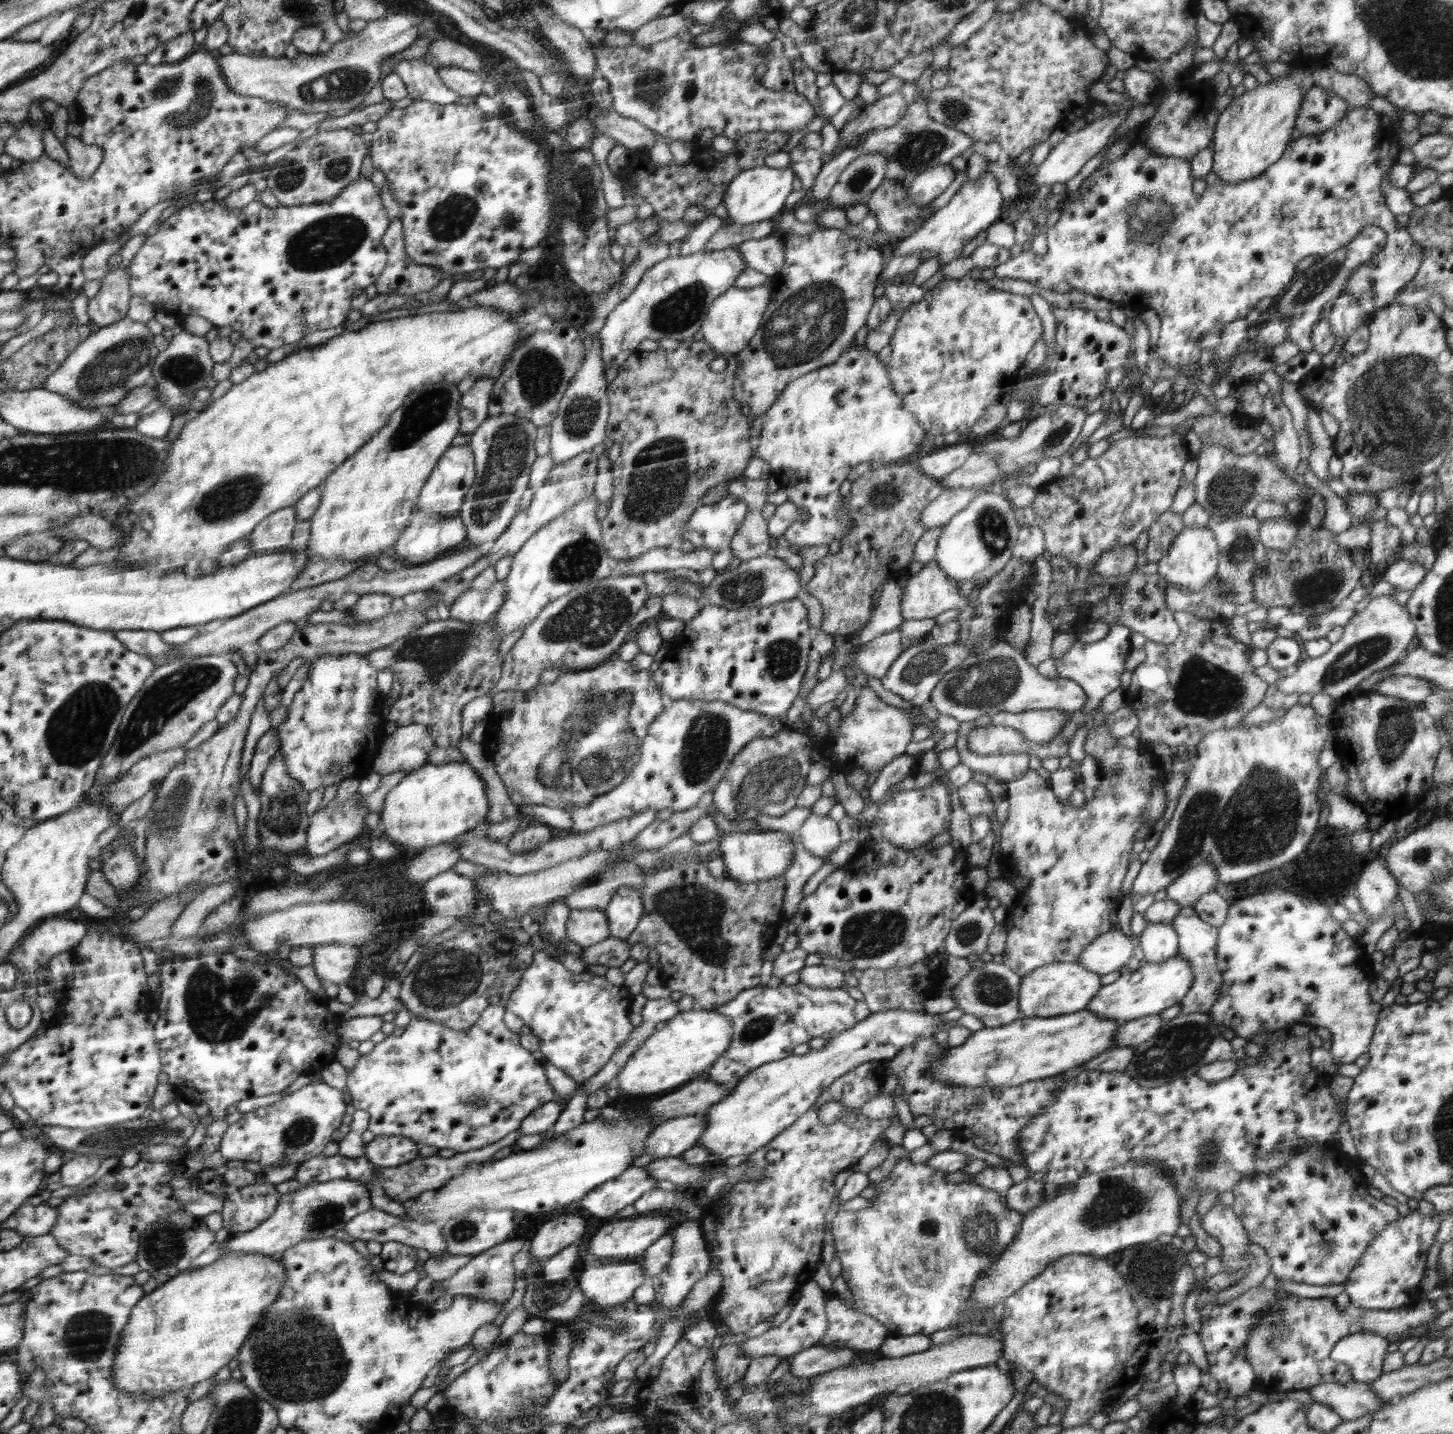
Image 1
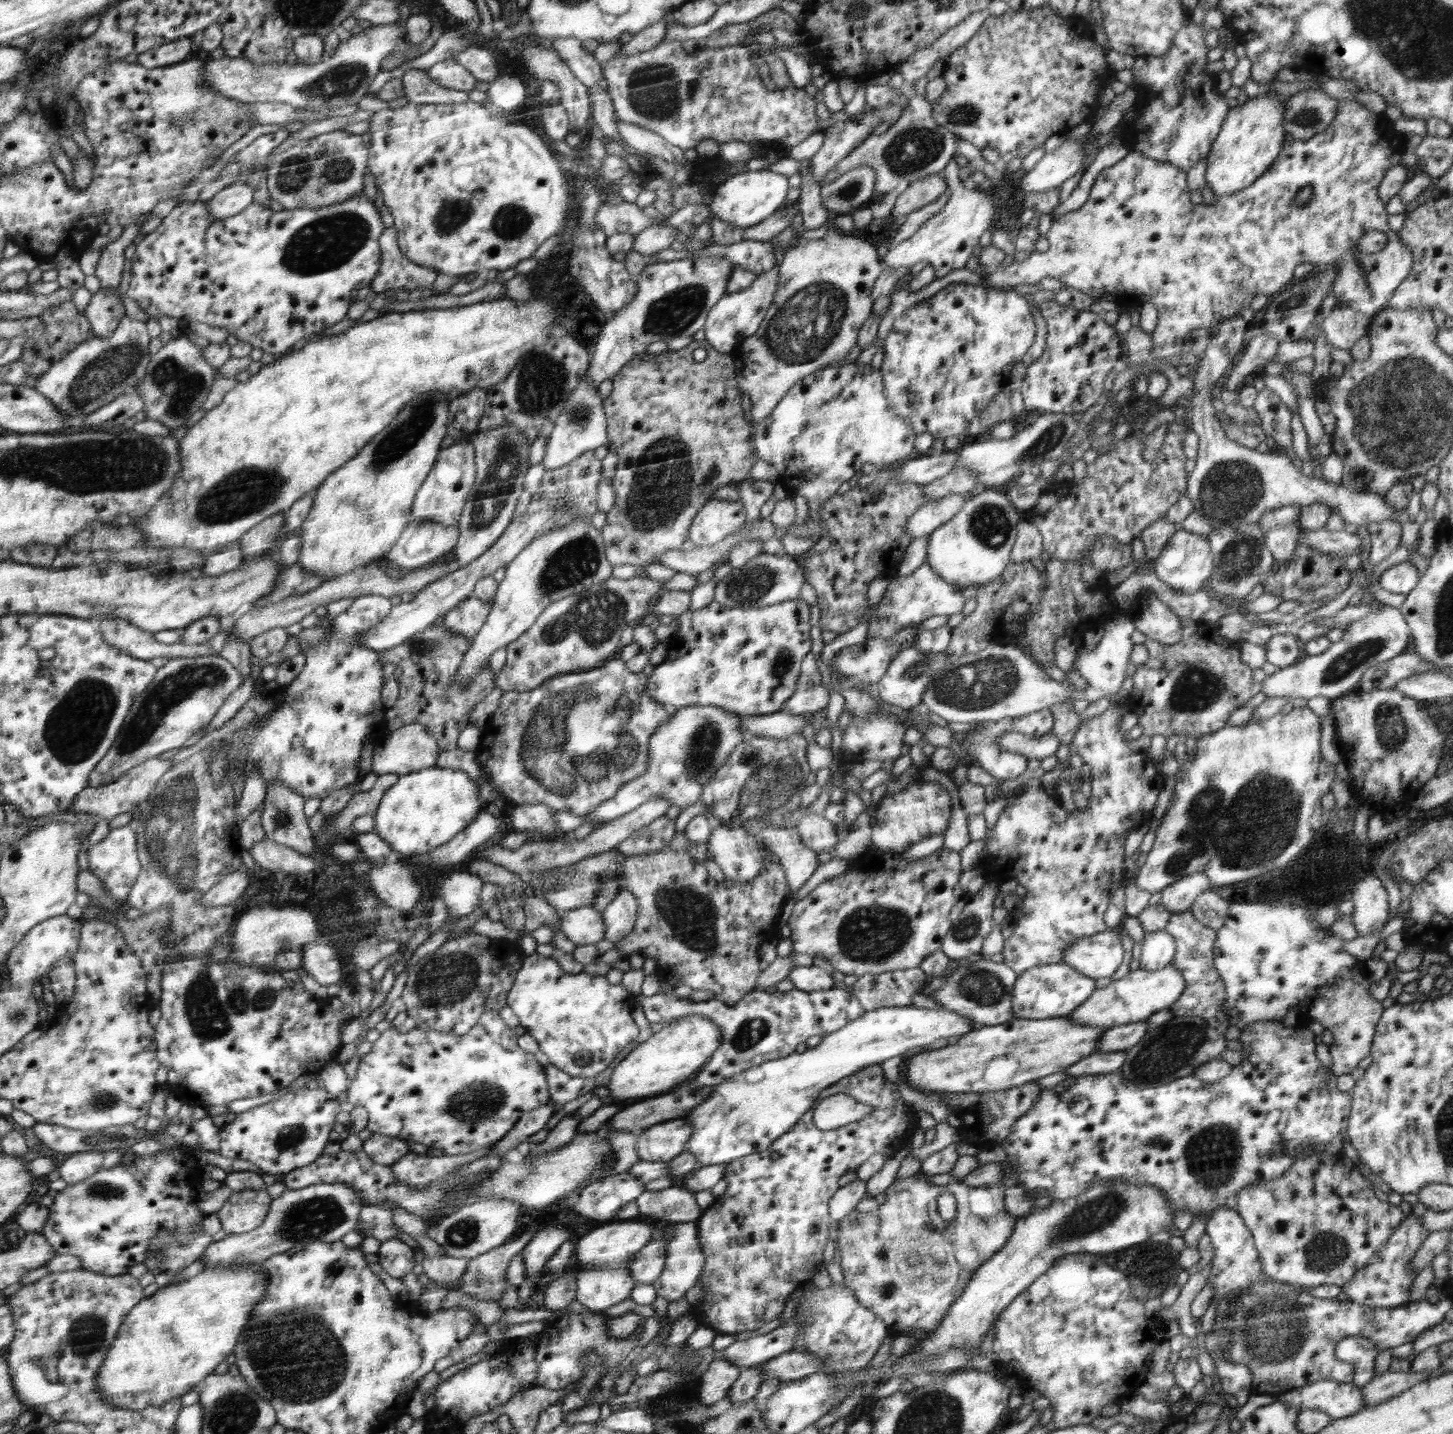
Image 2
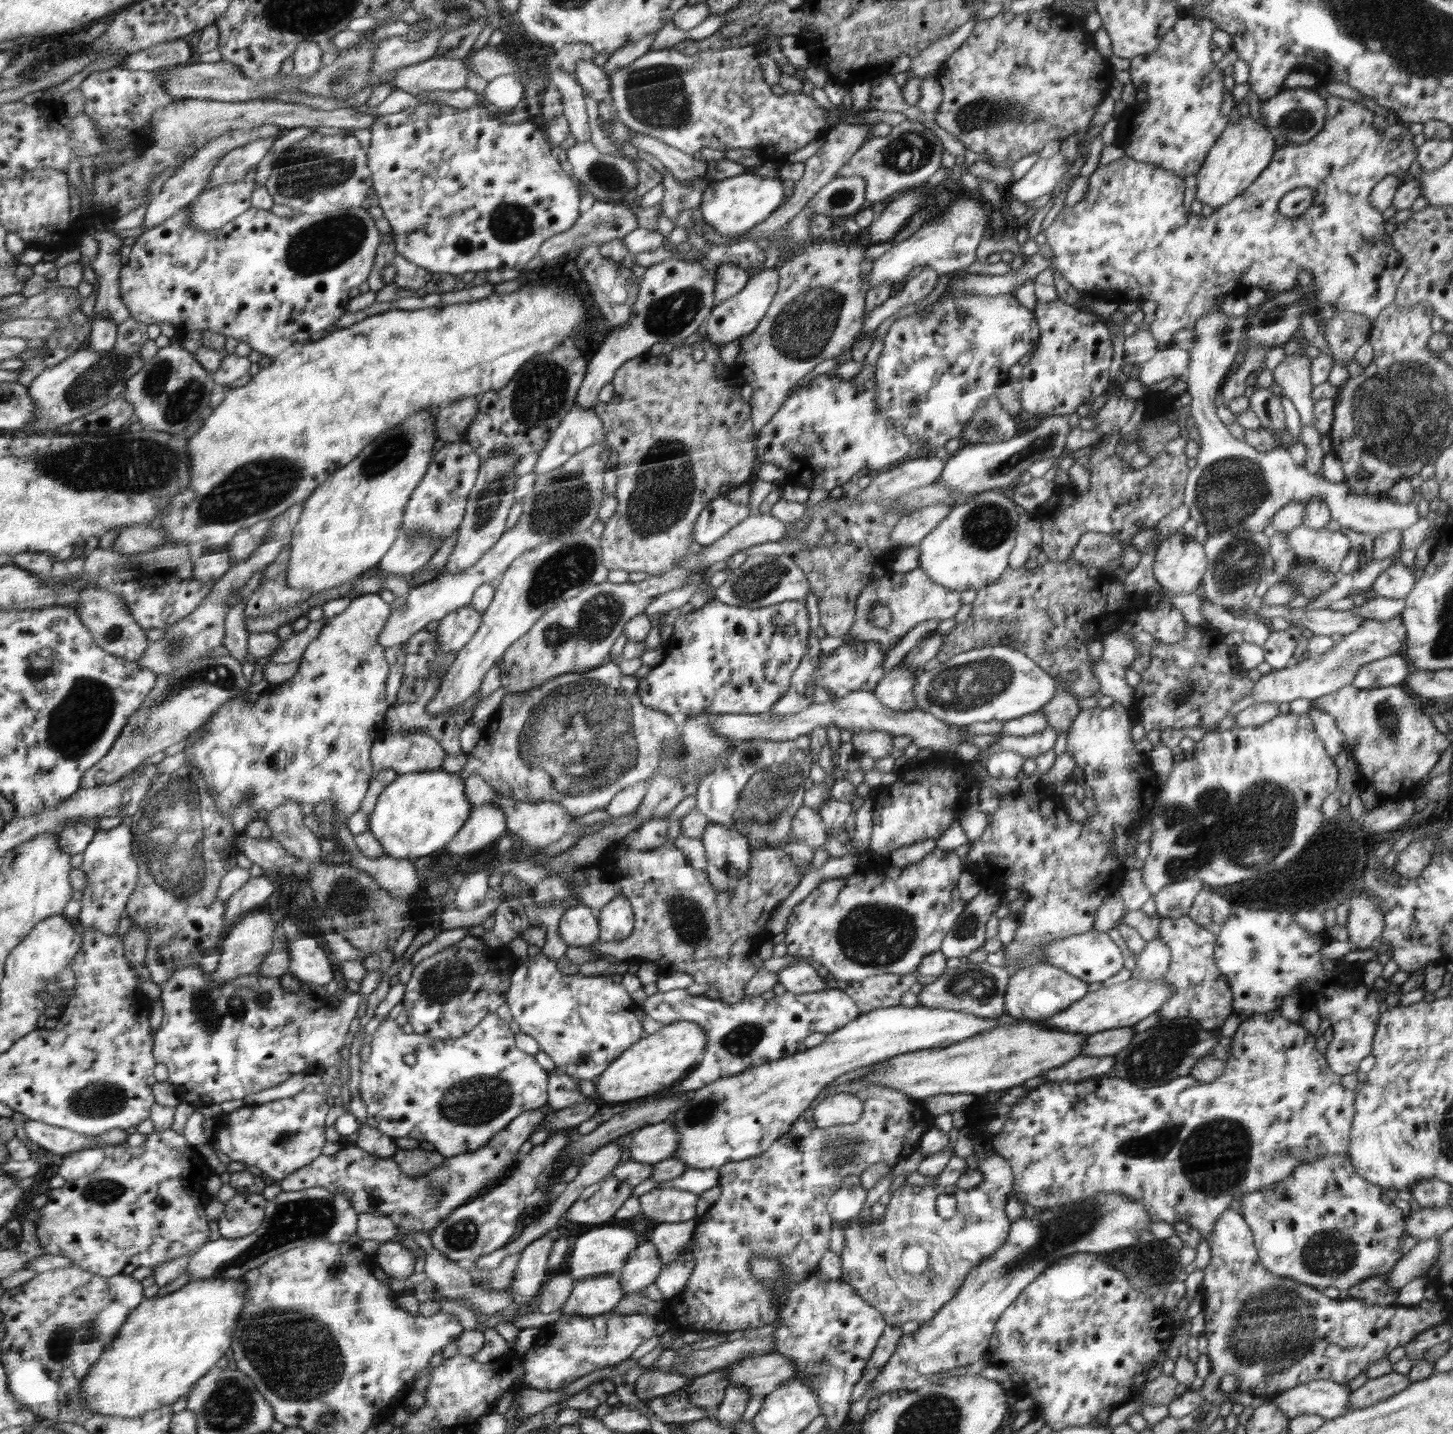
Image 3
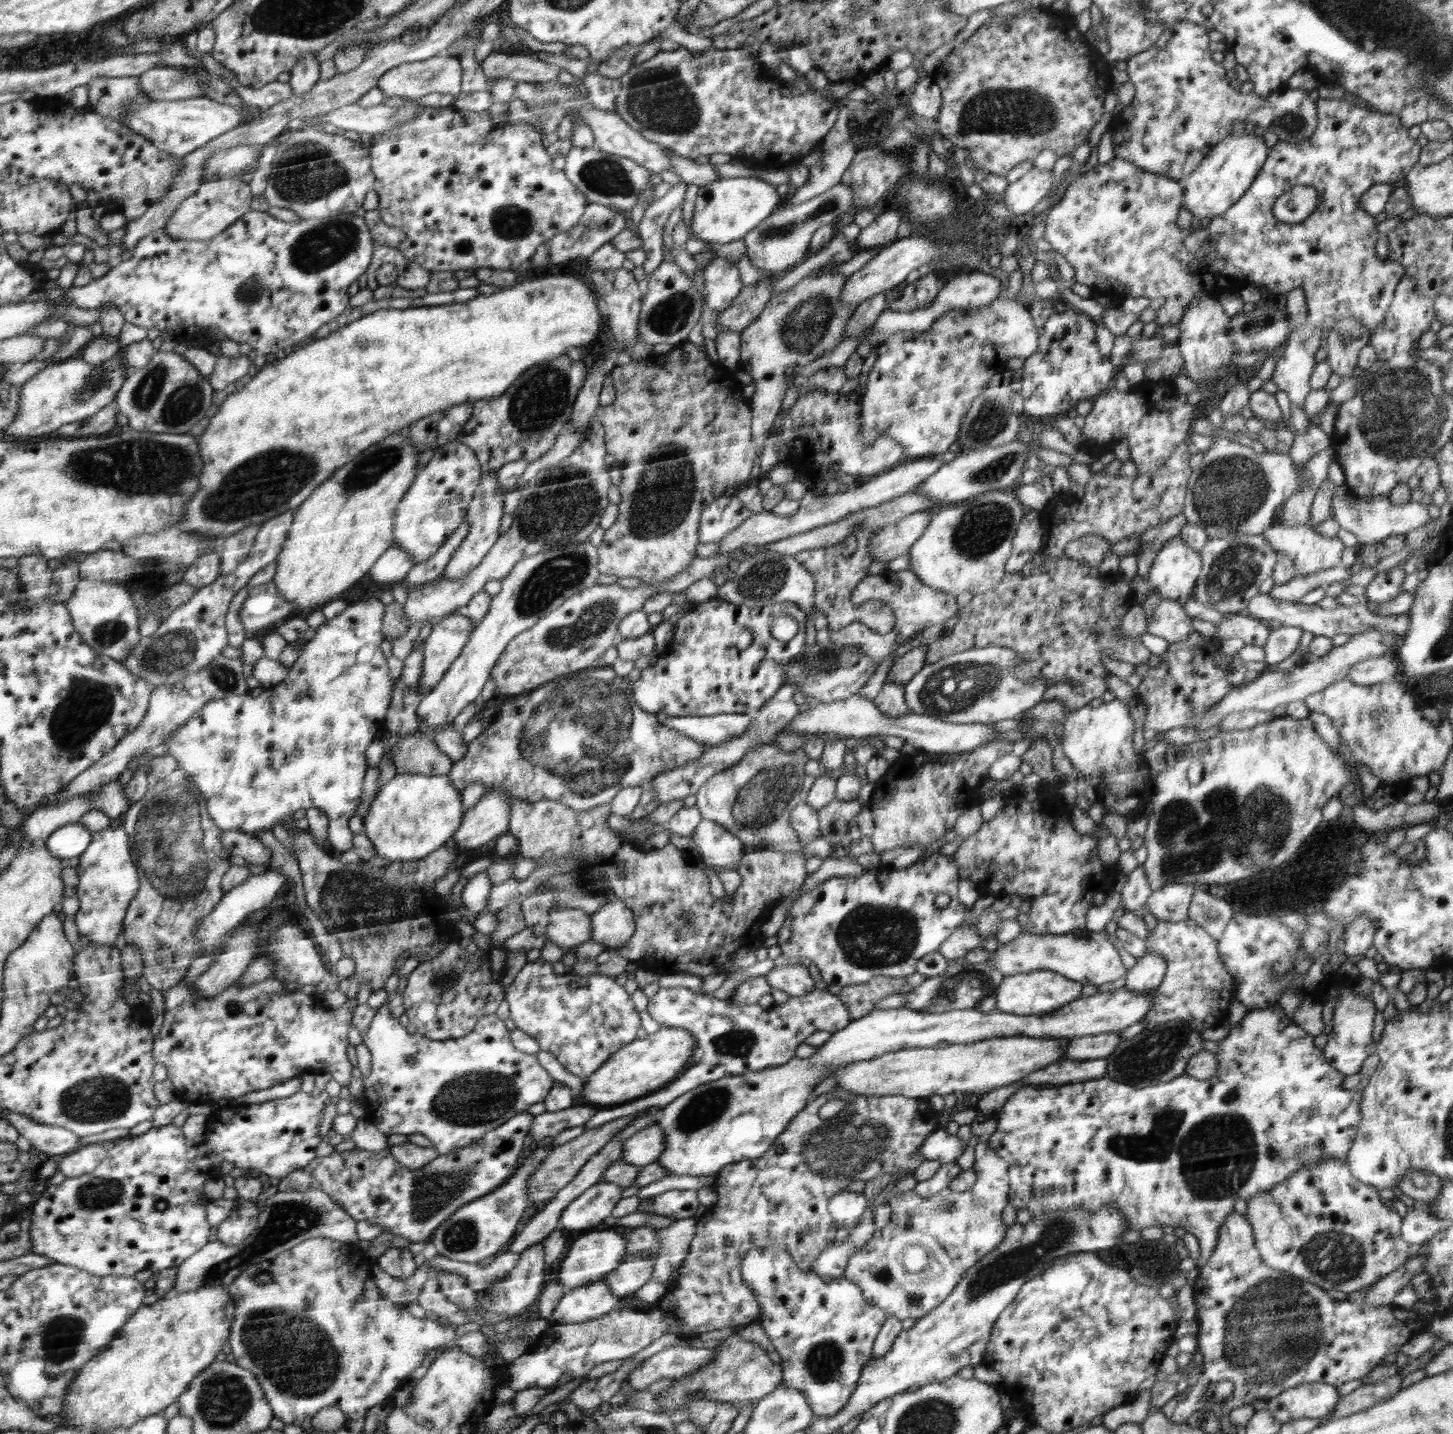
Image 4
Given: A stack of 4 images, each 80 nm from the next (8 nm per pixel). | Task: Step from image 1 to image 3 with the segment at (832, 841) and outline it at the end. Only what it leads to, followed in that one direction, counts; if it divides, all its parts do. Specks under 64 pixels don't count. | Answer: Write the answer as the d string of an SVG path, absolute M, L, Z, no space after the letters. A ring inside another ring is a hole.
M804 805L793 816L791 831L798 840L814 848L821 846L829 837L818 809Z

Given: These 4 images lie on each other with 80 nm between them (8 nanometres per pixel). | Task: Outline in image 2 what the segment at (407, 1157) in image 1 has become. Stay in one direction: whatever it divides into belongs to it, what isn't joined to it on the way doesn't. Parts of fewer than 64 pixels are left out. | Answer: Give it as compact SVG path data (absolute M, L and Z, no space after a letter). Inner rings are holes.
M371 1133L362 1149L378 1164L393 1165L409 1154L408 1141L396 1136Z

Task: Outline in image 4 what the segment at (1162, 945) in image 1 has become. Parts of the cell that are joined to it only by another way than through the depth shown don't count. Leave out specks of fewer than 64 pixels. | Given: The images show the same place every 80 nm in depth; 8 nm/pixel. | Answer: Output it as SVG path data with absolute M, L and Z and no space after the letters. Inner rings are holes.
M1146 952L1137 961L1133 968L1127 970L1124 987L1132 992L1155 994L1167 970L1164 955Z

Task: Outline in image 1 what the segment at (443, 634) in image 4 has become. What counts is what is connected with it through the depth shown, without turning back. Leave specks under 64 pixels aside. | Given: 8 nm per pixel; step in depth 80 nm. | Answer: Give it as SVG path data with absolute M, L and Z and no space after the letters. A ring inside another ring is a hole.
M505 579L496 582L491 588L480 592L470 588L450 604L448 612L452 620L482 624L491 620L505 602Z

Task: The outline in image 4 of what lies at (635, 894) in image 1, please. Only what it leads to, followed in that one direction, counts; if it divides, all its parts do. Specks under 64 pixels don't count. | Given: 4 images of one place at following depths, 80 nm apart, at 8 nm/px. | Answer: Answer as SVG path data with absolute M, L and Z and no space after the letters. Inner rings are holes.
M608 894L608 903L593 912L593 940L603 944L606 950L616 951L622 948L632 939L637 930L637 919L633 916L633 910L626 905L626 902L618 899L614 894Z

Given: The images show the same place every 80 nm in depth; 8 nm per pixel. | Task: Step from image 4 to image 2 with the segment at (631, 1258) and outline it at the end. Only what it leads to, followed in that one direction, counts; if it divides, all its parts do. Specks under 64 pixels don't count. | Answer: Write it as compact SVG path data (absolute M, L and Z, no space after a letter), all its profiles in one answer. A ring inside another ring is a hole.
M652 1238L634 1256L635 1258L628 1269L635 1286L639 1284L653 1284L664 1270L667 1247L661 1238Z

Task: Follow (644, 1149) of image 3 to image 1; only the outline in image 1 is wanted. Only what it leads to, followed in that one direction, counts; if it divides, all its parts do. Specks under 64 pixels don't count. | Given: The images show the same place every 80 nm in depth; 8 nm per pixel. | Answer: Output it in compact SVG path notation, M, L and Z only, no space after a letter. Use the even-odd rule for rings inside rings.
M692 1115L665 1120L645 1140L646 1154L655 1159L679 1156L685 1150L696 1147L707 1120L703 1115Z

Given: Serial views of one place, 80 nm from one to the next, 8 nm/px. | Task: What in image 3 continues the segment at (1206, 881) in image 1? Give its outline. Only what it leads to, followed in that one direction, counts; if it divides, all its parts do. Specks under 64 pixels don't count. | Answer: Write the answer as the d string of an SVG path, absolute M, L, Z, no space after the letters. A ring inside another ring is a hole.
M1199 878L1180 880L1168 885L1154 895L1156 913L1163 918L1180 918L1187 915L1196 898L1196 894L1203 890L1204 883Z

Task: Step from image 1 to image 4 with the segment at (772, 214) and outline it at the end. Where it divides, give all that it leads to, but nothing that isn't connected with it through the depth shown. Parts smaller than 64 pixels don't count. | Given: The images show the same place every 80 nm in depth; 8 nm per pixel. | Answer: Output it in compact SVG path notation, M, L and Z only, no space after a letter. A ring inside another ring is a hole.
M737 177L718 179L712 184L701 186L692 214L693 234L705 242L734 242L744 239L753 228L760 226L784 199L776 193L774 185L758 177Z

